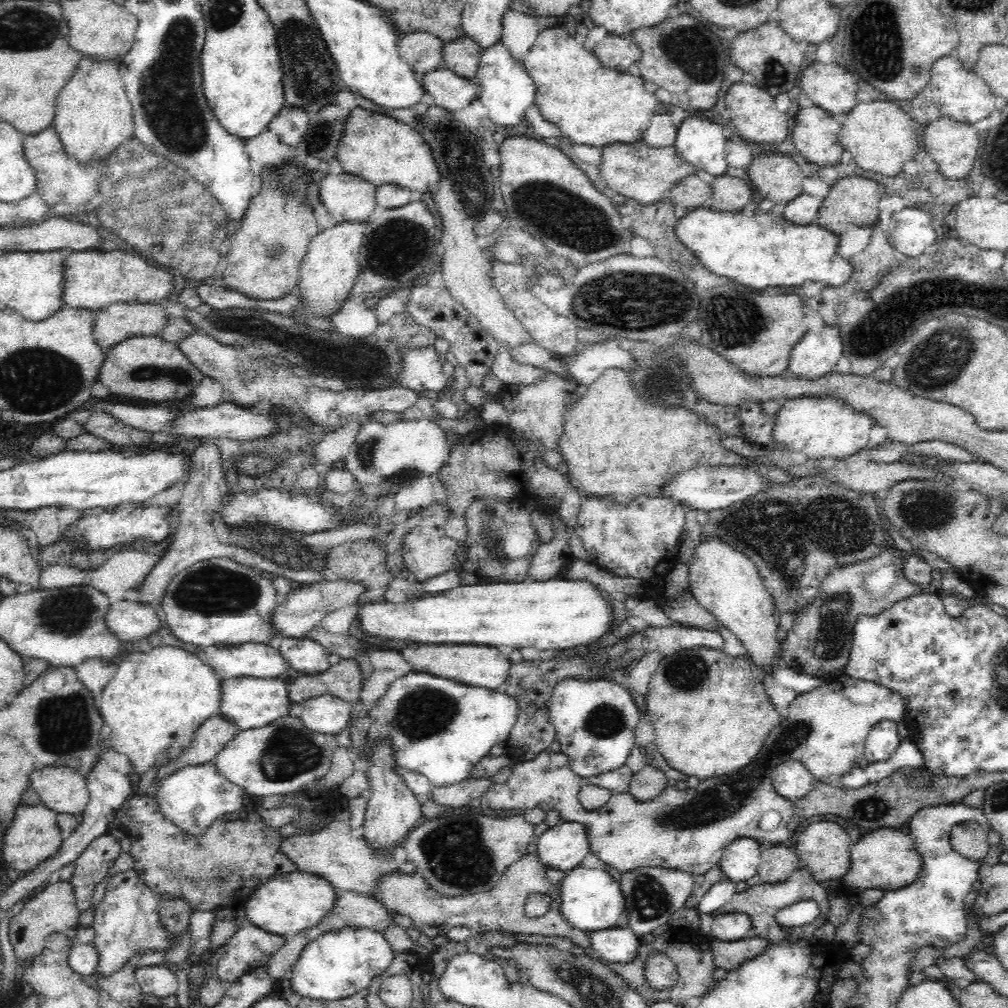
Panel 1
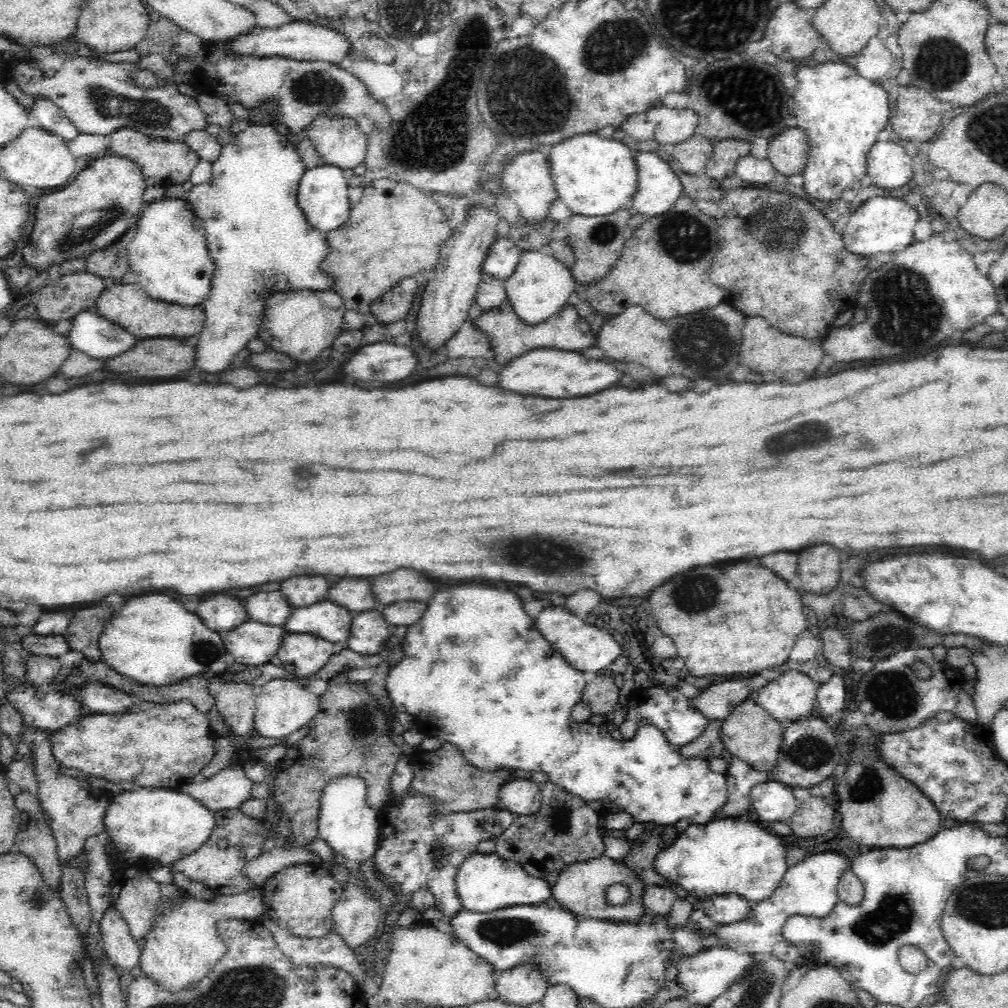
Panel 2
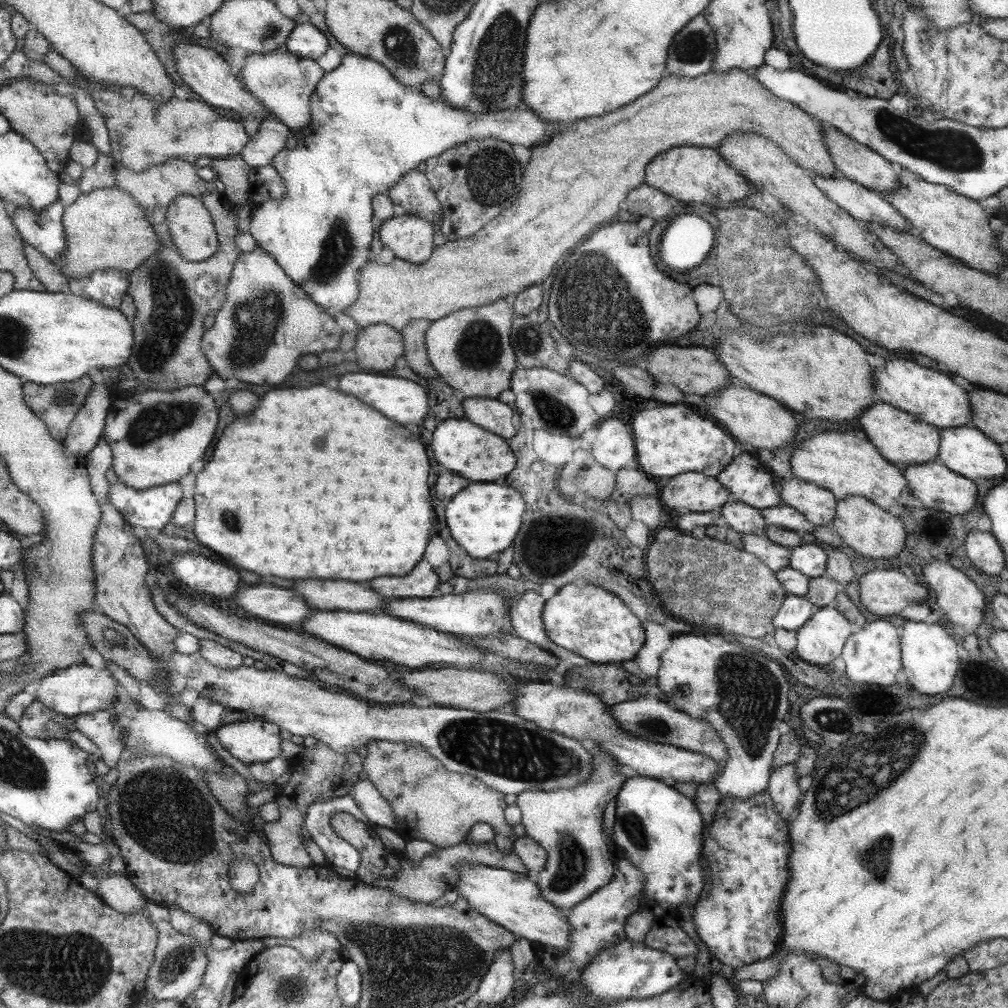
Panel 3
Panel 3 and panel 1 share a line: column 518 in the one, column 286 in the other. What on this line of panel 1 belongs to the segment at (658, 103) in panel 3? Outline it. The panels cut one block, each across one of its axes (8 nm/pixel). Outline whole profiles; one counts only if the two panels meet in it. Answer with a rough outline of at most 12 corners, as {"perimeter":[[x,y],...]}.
{"perimeter":[[273,164],[228,236],[228,289],[273,301],[319,228]]}

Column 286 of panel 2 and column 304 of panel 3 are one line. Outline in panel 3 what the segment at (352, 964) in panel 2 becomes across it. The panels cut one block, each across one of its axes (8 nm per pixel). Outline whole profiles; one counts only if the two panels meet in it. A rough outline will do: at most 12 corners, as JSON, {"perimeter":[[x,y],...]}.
{"perimeter":[[319,929],[293,939],[266,937],[263,948],[292,947],[308,960],[340,950],[333,935]]}

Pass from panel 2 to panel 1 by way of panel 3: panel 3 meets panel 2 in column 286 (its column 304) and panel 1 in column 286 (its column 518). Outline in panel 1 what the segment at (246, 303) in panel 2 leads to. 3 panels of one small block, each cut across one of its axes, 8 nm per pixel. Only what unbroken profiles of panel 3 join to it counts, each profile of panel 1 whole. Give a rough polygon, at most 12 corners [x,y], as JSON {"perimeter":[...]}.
{"perimeter":[[285,105],[270,122],[284,144],[304,142],[310,118]]}

